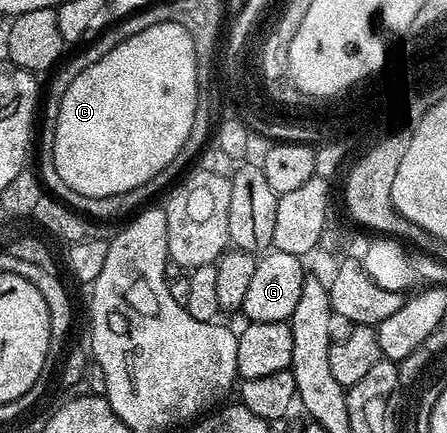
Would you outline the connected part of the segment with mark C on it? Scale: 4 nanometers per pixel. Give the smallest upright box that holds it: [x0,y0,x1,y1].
[52,22,195,198]

